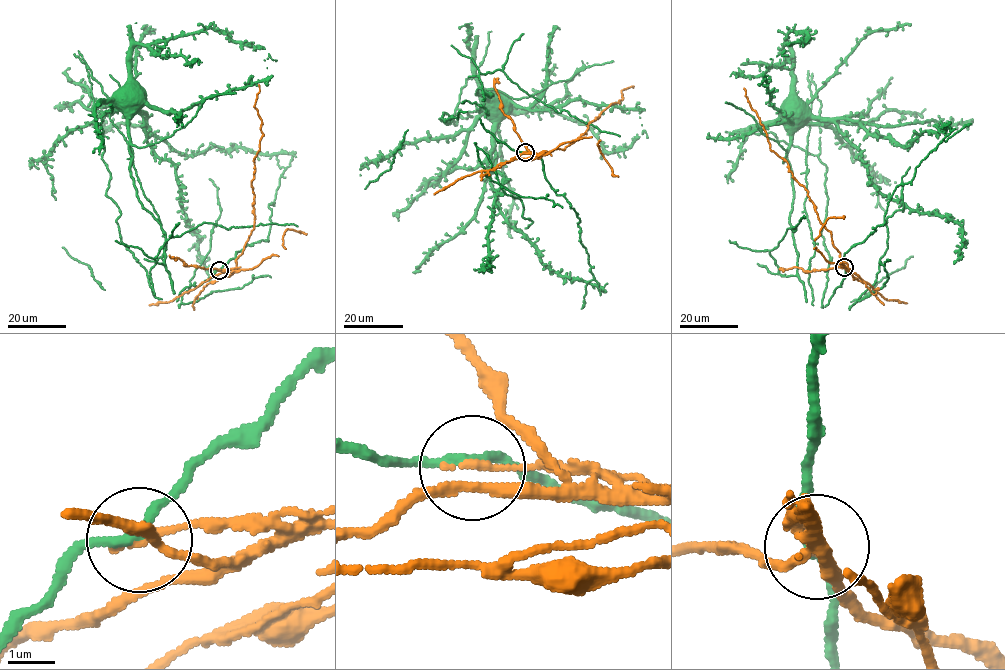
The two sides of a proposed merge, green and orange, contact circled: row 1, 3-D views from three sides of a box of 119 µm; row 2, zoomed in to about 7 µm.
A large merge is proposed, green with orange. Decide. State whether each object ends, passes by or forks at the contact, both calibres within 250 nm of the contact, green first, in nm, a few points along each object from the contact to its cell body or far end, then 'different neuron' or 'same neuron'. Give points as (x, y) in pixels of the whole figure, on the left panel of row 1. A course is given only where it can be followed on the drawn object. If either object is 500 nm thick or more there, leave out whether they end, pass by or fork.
green passes by; orange ends; calibres 200 and 160 nm; course green (219, 270), (246, 246), (268, 240), (269, 206), (293, 155), (212, 146), (182, 154), (125, 103); course orange (219, 270), (236, 272), (236, 260), (254, 228), (251, 183), (262, 133), (261, 119), (254, 106), (259, 84); different neuron

